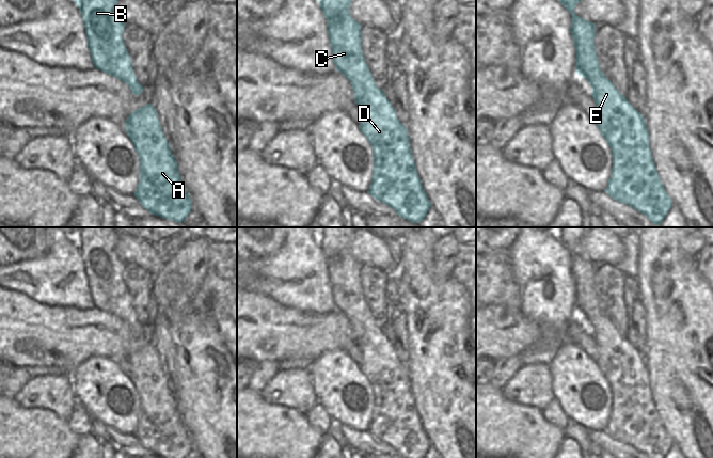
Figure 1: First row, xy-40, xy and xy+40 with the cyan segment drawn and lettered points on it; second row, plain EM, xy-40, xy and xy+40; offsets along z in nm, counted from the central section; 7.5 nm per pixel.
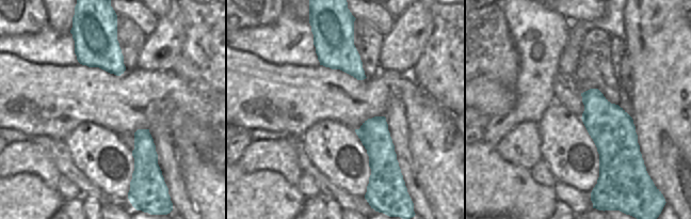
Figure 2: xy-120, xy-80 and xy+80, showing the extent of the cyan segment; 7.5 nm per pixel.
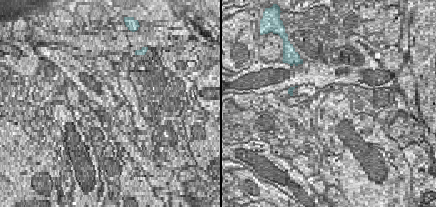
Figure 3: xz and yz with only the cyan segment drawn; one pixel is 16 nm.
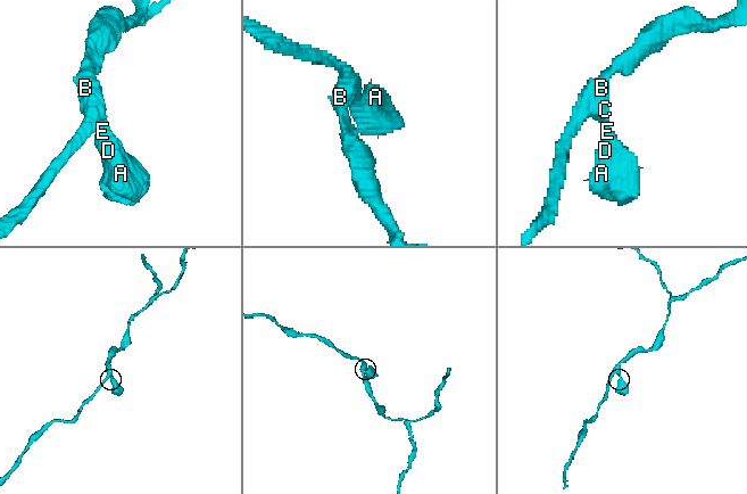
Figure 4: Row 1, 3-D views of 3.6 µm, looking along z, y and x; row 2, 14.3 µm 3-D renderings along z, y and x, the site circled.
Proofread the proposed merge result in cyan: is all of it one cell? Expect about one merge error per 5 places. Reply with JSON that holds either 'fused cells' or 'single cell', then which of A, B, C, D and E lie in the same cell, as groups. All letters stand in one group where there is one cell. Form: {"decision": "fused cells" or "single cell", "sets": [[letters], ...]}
{"decision": "single cell", "sets": [["A", "B", "C", "D", "E"]]}

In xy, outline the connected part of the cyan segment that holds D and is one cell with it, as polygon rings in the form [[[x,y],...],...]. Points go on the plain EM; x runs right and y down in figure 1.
[[[319,227],[316,237],[327,258],[327,271],[335,309],[340,311],[352,325],[354,341],[361,350],[359,367],[374,391],[374,412],[367,431],[390,445],[403,458],[424,458],[431,442],[423,429],[416,410],[408,368],[399,361],[395,348],[383,330],[376,325],[365,301],[361,288],[361,264],[350,254],[353,233],[352,227]]]

